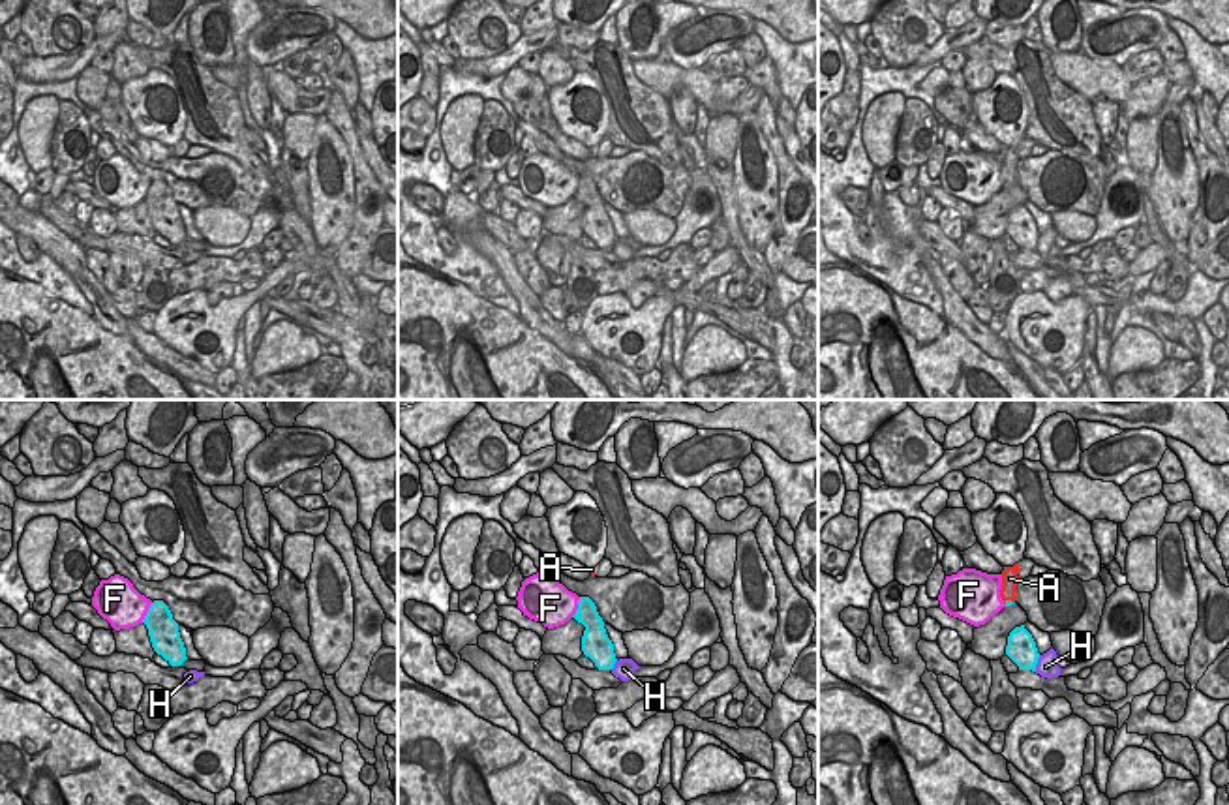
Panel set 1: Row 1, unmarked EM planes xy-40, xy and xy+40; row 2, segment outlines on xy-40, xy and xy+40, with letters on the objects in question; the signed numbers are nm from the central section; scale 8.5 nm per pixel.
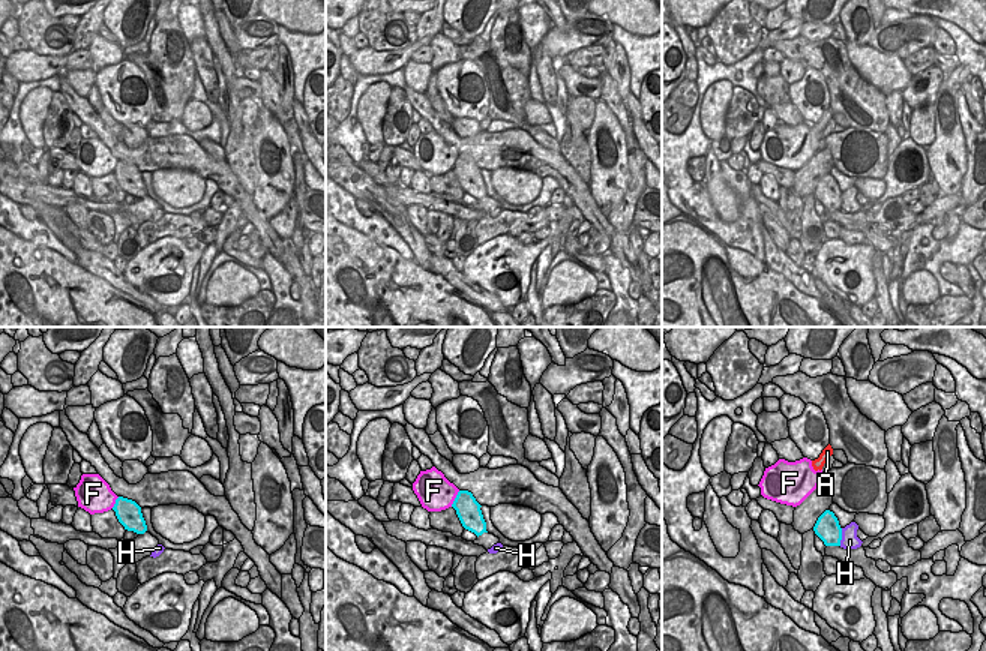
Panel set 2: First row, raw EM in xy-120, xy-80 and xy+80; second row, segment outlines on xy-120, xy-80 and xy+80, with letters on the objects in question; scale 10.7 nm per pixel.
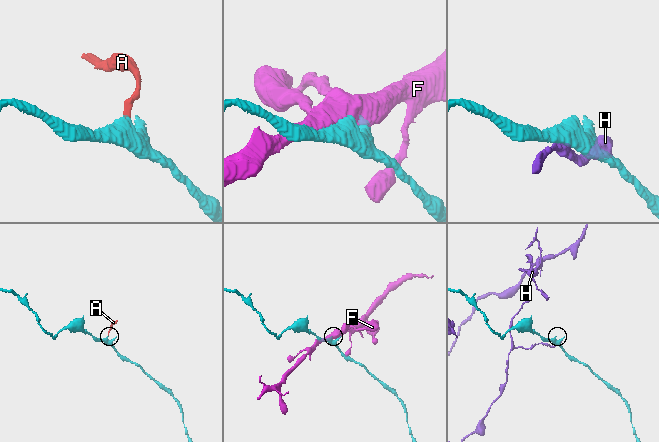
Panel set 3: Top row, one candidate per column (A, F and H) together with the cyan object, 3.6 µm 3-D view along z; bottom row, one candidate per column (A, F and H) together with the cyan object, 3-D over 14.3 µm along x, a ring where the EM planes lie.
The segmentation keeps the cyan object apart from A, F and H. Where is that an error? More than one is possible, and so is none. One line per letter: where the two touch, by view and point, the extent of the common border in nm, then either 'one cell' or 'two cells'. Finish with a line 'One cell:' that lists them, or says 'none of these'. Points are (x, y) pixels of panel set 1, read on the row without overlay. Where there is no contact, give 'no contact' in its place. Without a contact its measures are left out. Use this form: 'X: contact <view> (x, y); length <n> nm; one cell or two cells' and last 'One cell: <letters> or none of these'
A: contact xy+40 (1010, 181); length 100 nm; two cells
F: contact xy-40 (147, 192); length 200 nm; two cells
H: contact xy+40 (1036, 243); length 150 nm; two cells
One cell: none of these

